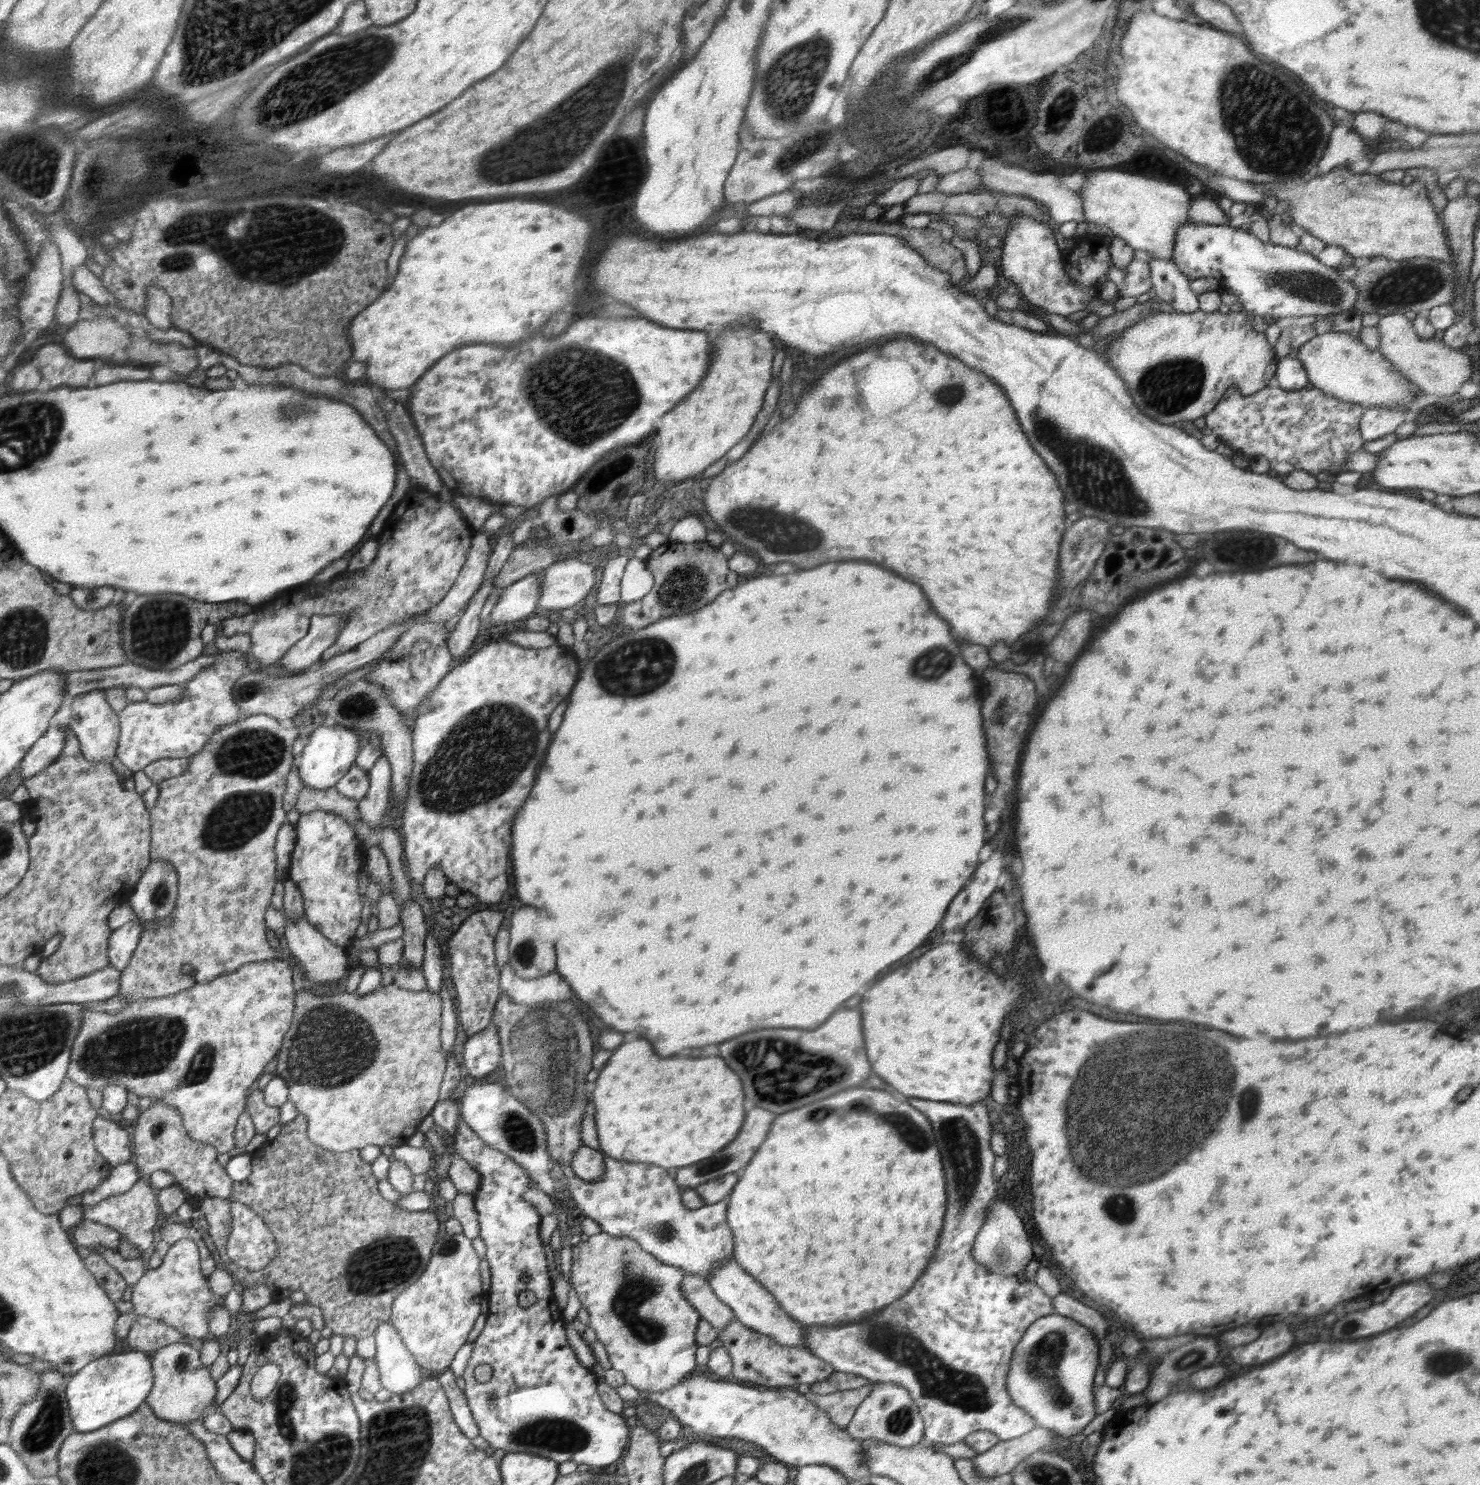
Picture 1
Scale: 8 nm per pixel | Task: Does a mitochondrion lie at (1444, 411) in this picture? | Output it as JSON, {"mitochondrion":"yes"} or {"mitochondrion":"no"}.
{"mitochondrion":"no"}

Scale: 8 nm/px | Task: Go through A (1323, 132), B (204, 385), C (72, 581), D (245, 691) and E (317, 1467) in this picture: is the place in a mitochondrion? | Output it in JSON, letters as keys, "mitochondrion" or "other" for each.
{"A":"mitochondrion","B":"other","C":"other","D":"mitochondrion","E":"mitochondrion"}

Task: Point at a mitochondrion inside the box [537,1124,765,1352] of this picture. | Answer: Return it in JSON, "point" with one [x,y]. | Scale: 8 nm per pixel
{"point":[637,1288]}

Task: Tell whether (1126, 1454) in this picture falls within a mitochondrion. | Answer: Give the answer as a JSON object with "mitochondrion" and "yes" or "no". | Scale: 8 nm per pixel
{"mitochondrion":"no"}

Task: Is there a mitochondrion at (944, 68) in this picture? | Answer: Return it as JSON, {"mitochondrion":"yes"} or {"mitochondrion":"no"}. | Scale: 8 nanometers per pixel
{"mitochondrion":"yes"}

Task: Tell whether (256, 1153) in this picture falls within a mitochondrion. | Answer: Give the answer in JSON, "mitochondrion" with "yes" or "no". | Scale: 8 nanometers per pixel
{"mitochondrion":"no"}

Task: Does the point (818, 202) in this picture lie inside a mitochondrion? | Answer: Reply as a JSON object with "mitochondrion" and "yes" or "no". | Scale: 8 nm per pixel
{"mitochondrion":"no"}

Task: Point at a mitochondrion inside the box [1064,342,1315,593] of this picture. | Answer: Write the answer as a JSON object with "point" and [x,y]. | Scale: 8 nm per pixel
{"point":[1167,388]}

